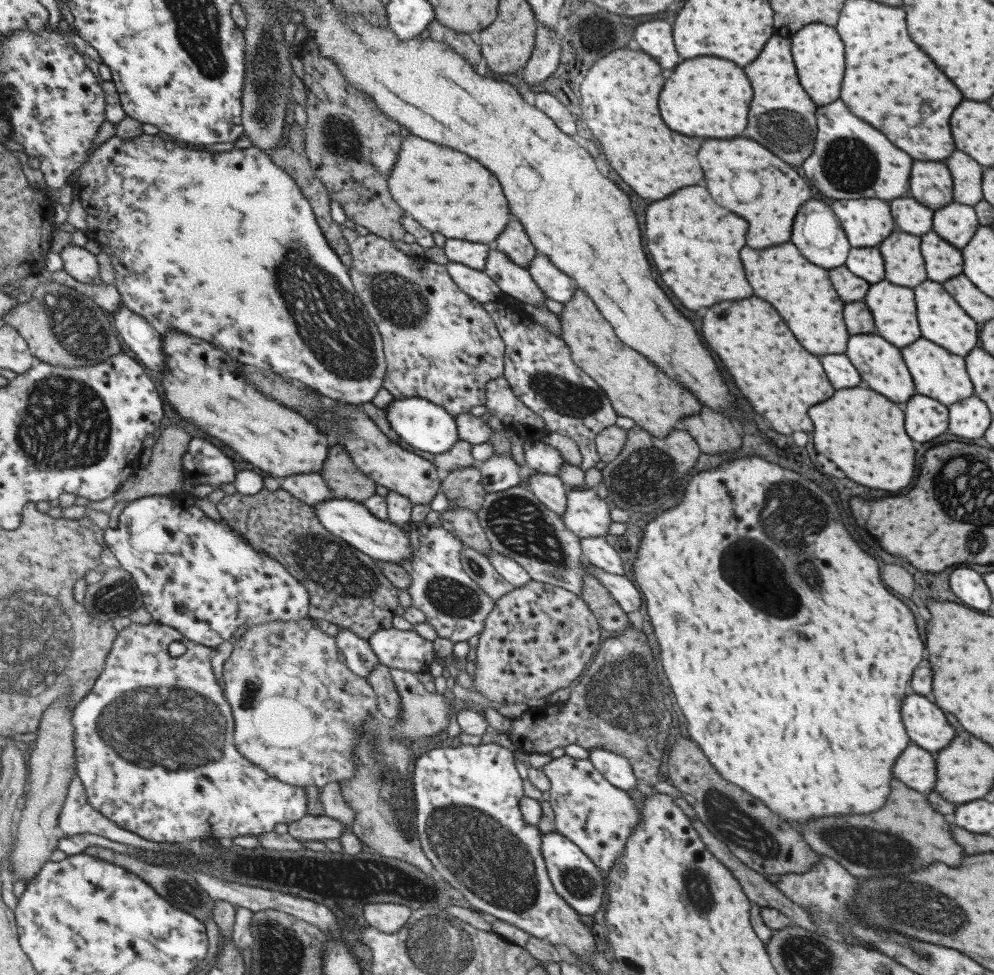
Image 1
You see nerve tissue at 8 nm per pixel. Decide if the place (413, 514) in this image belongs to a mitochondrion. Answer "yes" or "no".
no

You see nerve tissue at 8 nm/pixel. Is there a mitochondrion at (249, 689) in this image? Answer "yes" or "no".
yes

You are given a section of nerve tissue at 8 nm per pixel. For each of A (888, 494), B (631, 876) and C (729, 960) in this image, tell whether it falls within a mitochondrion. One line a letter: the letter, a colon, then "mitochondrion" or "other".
A: other
B: other
C: other

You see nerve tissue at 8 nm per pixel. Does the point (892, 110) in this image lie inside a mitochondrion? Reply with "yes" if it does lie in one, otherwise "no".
no

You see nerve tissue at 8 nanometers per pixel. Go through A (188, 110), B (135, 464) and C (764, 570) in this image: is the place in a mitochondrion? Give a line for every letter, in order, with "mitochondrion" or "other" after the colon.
A: other
B: other
C: mitochondrion

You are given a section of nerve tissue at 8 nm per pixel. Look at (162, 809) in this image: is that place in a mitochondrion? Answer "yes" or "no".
no

